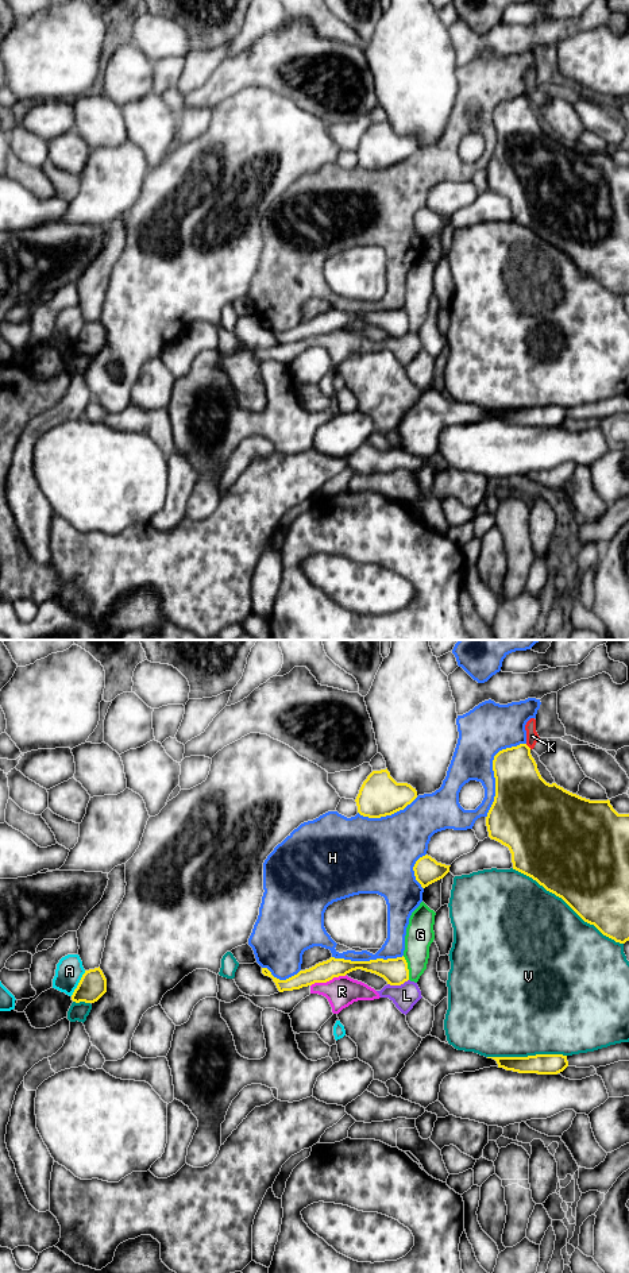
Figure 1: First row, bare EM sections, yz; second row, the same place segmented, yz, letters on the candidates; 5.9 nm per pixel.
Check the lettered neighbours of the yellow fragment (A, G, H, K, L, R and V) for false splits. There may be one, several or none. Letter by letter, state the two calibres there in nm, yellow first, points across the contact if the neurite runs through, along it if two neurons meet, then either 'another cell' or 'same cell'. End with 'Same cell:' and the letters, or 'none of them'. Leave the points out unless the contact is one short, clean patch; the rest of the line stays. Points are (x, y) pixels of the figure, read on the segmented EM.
A: 160 nm thick on the yellow side, 160 nm on the other; another cell
G: 160 nm thick on the yellow side, 170 nm on the other; another cell
H: 340 nm thick on the yellow side, 300 nm on the other; another cell
K: 280 nm thick on the yellow side, 70 nm on the other; another cell
L: 160 nm thick on the yellow side, 150 nm on the other; another cell
R: 120 nm thick on the yellow side, 180 nm on the other; border along yz (346, 973), (325, 982), (315, 982), (311, 986); another cell
V: 480 nm thick on the yellow side, 500 nm on the other; another cell
Same cell: none of them

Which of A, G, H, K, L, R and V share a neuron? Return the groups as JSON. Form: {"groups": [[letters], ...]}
{"groups": [["A"], ["G"], ["H"], ["K"], ["L", "R"], ["V"]]}

